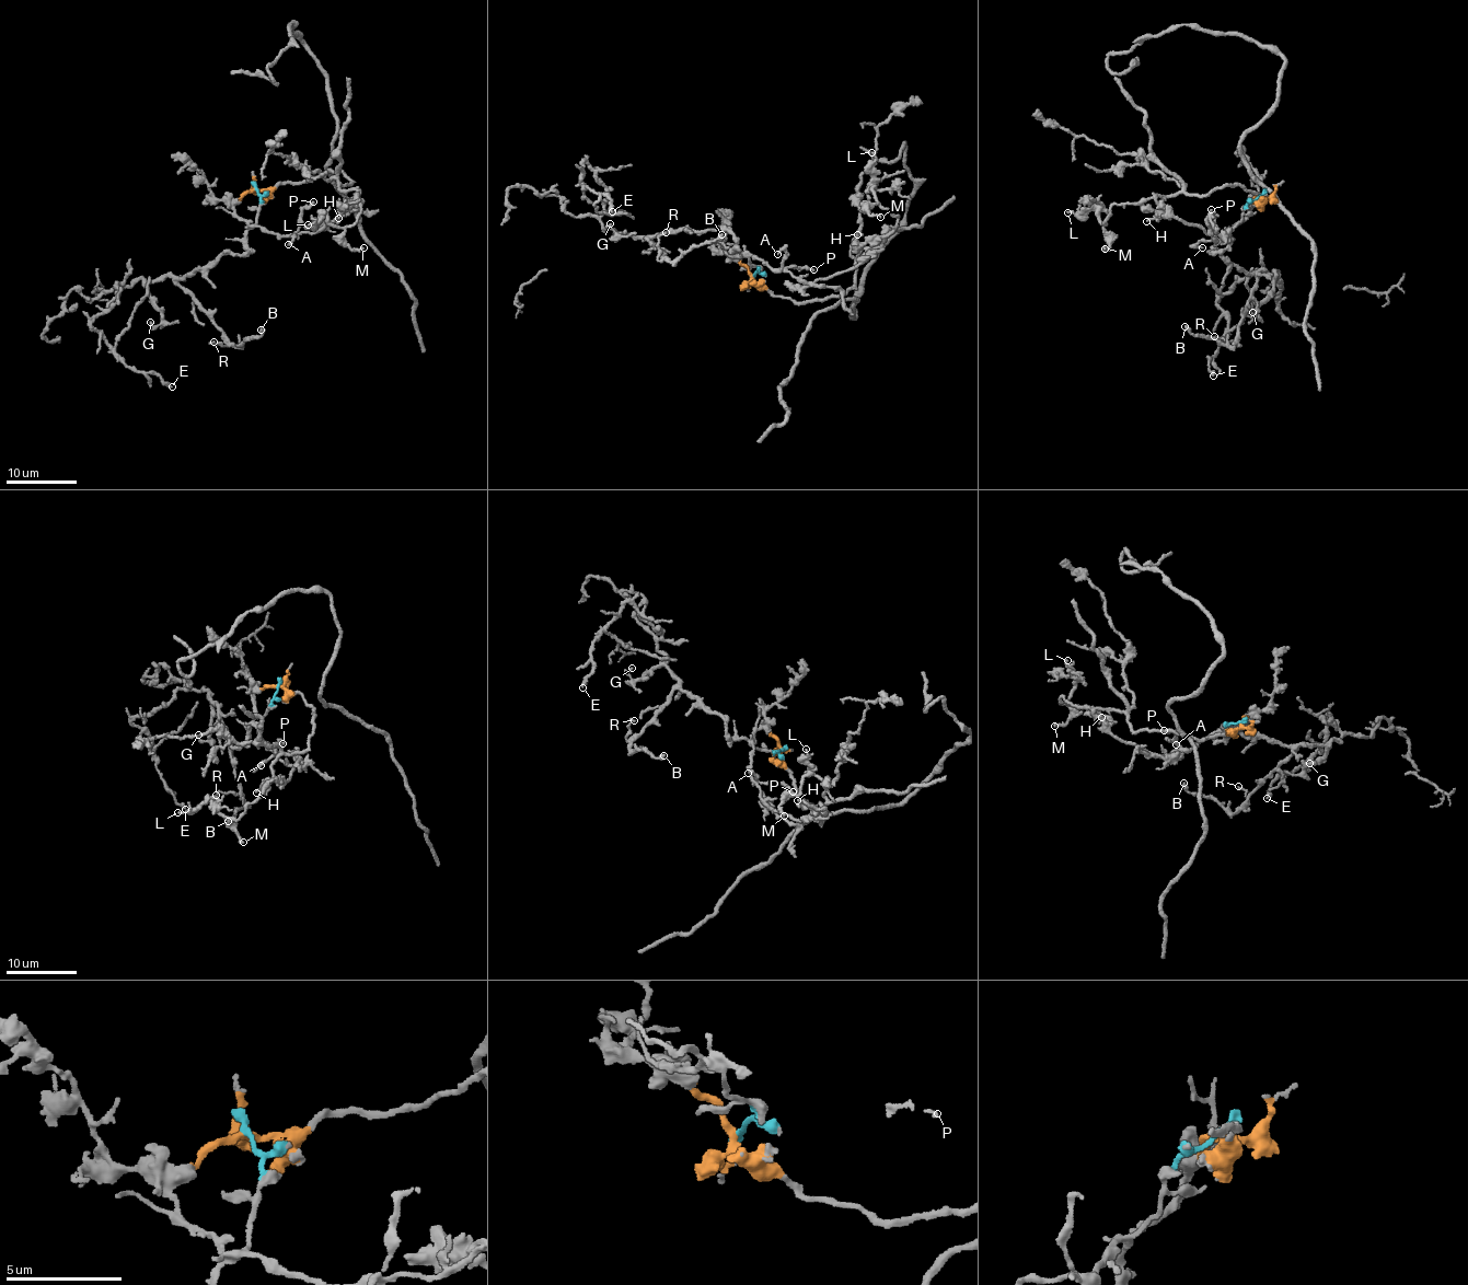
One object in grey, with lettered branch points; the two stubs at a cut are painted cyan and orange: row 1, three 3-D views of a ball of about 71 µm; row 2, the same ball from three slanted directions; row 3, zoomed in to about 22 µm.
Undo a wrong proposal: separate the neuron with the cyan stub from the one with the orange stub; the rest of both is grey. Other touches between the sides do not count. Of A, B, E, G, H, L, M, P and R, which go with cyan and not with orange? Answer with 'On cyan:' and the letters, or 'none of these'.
On cyan: A, B, E, G, P, R

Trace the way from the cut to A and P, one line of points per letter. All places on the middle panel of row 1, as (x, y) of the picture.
A: (752, 276), (758, 268), (751, 266), (750, 255), (776, 269), (784, 254), (782, 250), (777, 254)
P: (752, 276), (758, 268), (751, 266), (750, 255), (778, 269), (796, 265), (815, 270)

